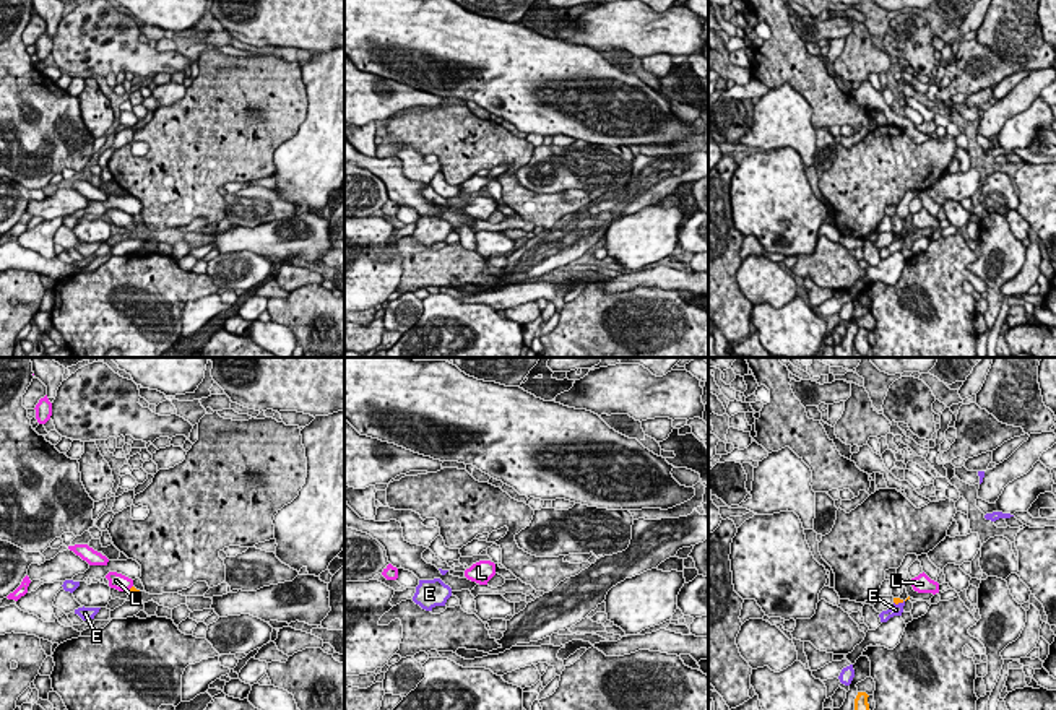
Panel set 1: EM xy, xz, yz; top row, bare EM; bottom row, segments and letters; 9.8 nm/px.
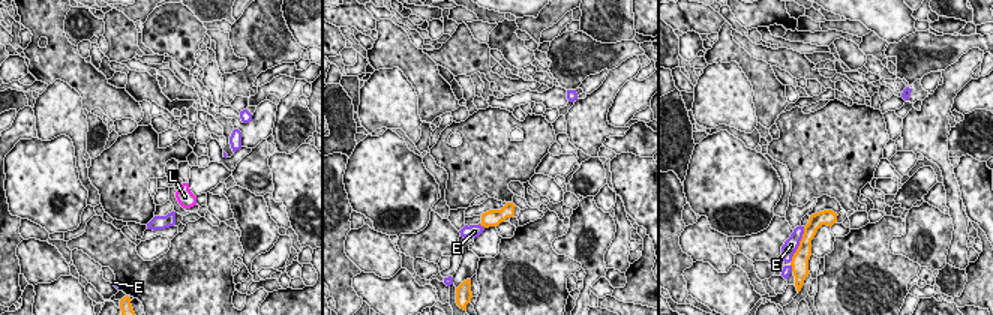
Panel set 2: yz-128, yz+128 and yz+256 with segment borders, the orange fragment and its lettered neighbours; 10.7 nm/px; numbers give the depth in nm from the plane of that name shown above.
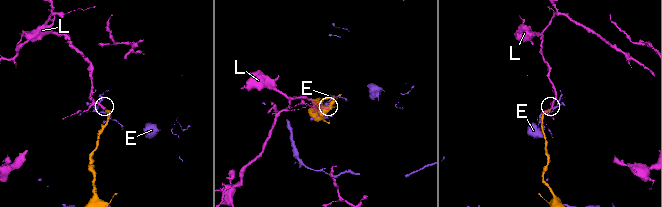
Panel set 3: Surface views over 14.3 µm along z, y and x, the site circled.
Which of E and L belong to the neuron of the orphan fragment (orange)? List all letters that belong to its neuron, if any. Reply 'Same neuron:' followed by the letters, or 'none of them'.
Same neuron: L

